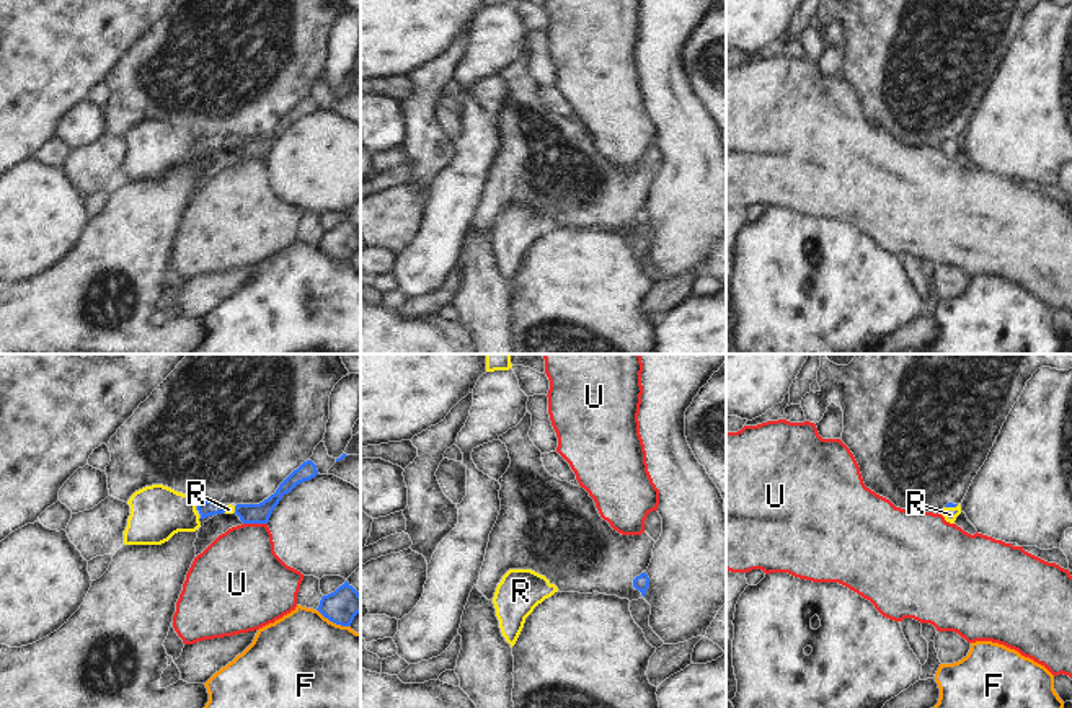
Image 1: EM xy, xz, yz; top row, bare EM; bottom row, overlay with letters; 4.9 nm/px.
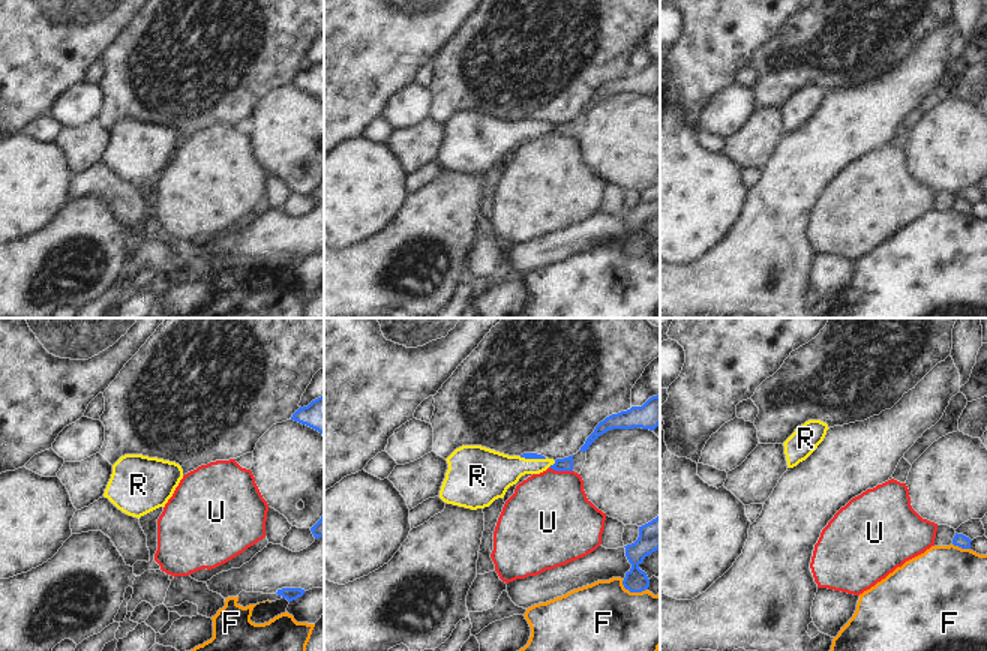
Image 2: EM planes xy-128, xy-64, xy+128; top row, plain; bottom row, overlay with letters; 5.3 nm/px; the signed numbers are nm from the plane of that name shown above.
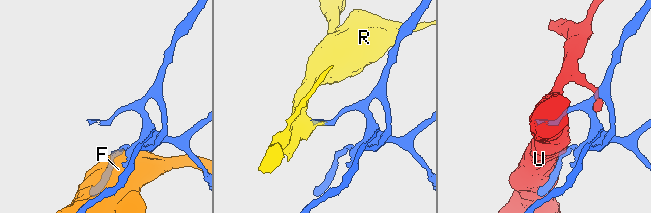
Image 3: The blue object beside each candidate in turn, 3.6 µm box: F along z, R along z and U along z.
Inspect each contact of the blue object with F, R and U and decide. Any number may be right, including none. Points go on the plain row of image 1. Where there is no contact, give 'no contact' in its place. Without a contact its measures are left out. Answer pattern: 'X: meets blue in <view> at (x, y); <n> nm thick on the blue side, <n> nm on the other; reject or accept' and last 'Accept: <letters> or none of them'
F: meets blue in xy at (333, 256); 160 nm thick on the blue side, 500 nm on the other; reject
R: meets blue in xy at (196, 137); 80 nm thick on the blue side, 280 nm on the other; accept
U: meets blue in xy at (255, 157); 100 nm thick on the blue side, 380 nm on the other; reject
Accept: R

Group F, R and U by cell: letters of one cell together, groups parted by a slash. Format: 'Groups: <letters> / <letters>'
Groups: F / R / U

